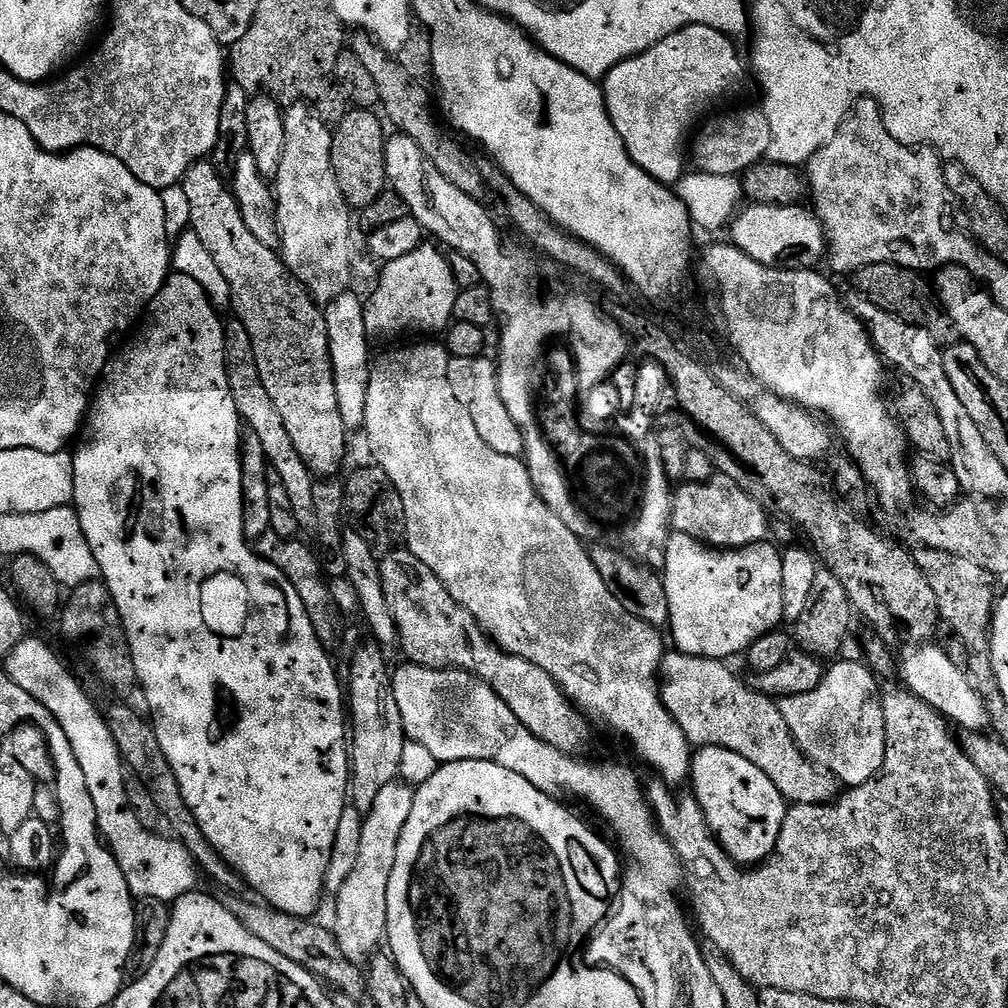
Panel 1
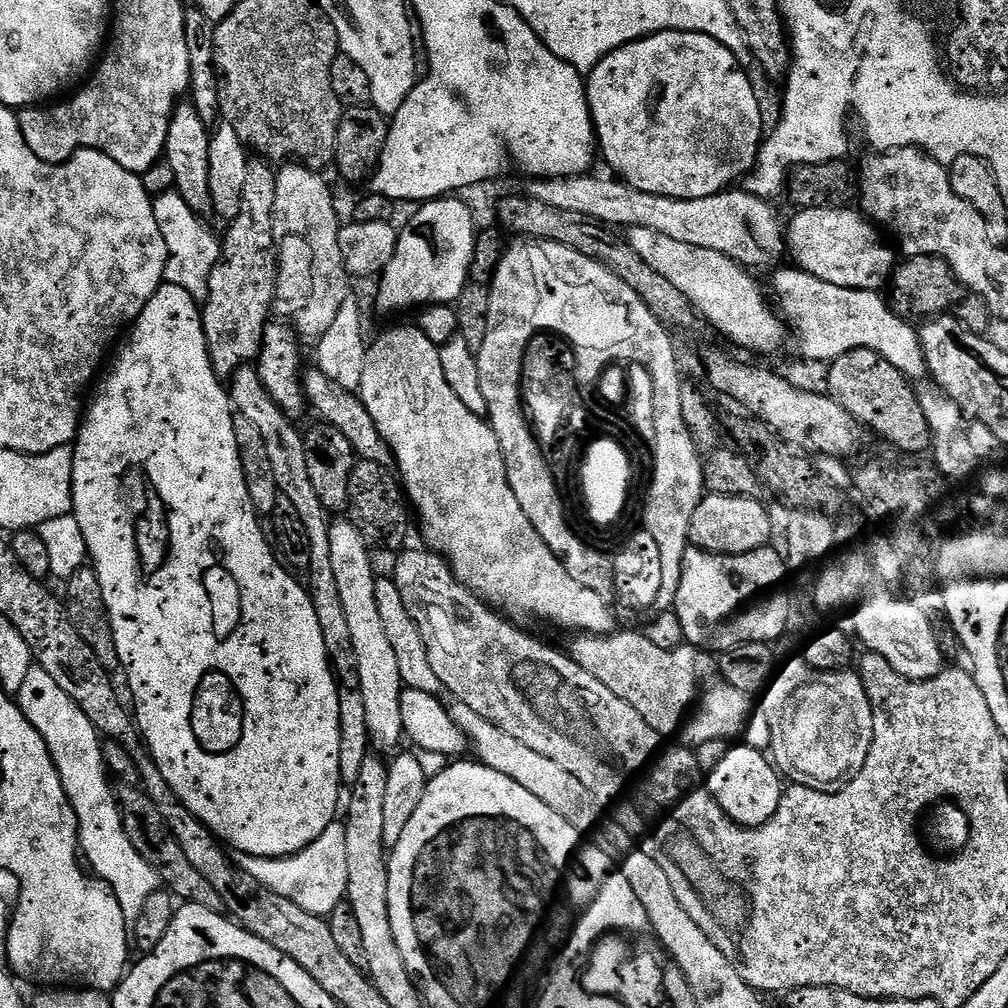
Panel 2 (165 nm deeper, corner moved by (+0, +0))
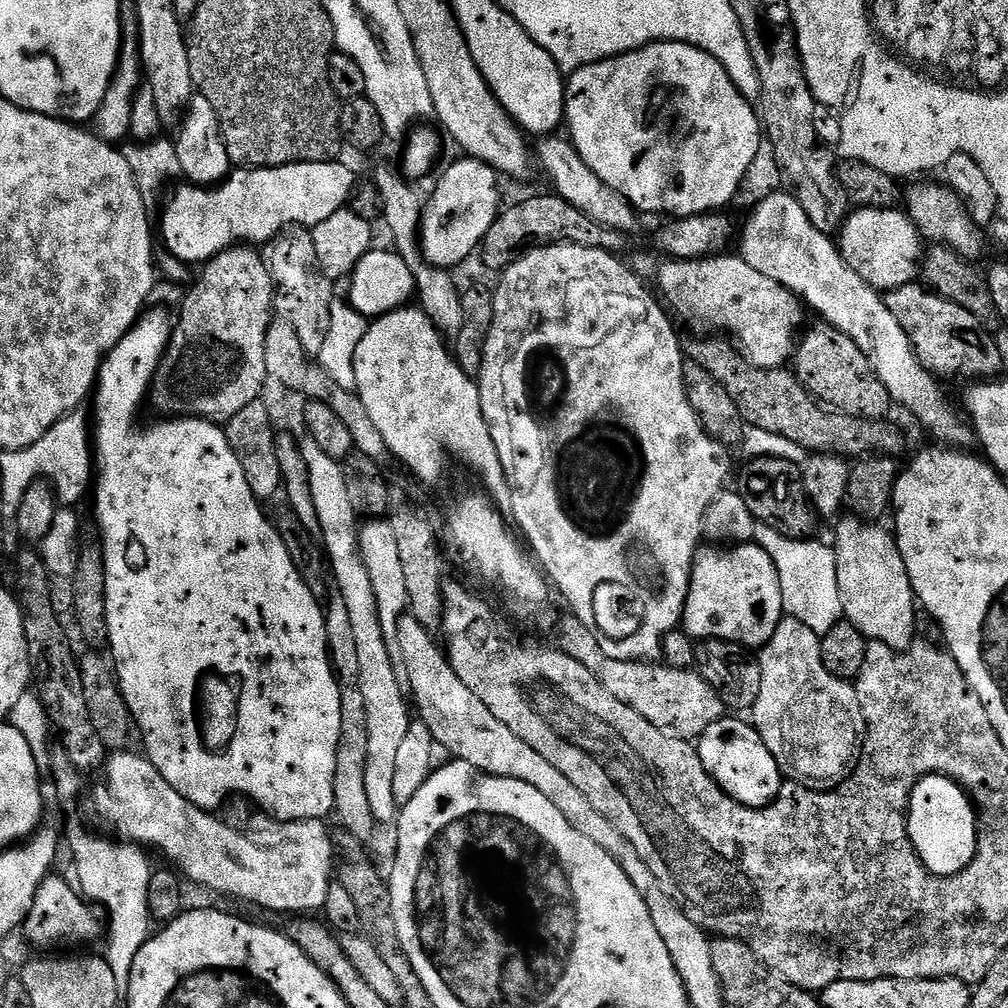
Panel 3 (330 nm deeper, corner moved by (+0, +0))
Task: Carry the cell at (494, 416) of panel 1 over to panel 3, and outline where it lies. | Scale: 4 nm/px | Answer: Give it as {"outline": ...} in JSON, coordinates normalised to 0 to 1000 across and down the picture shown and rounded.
{"outline":[[[377,167],[371,176],[373,188],[379,192],[379,222],[389,229],[393,237],[391,248],[407,264],[411,272],[411,280],[415,291],[415,302],[419,309],[425,313],[427,319],[441,335],[451,335],[458,327],[458,293],[457,287],[452,287],[448,279],[447,269],[432,266],[421,257],[421,251],[417,249],[417,212],[419,209],[419,194],[412,190],[410,184],[396,170],[388,171],[385,167]]]}

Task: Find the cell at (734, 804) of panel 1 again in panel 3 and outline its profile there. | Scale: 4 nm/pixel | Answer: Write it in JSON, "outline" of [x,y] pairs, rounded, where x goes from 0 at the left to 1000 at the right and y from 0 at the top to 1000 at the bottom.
{"outline":[[[719,712],[708,716],[708,720],[704,720],[704,724],[700,724],[694,729],[692,745],[696,752],[696,760],[701,764],[702,769],[710,773],[716,785],[726,791],[727,794],[740,799],[742,802],[760,802],[774,789],[774,779],[776,777],[774,761],[772,756],[768,756],[764,744],[760,744],[760,740],[753,728],[750,727],[749,721],[742,716],[737,718],[734,715],[737,713],[726,713],[730,714]]]}

